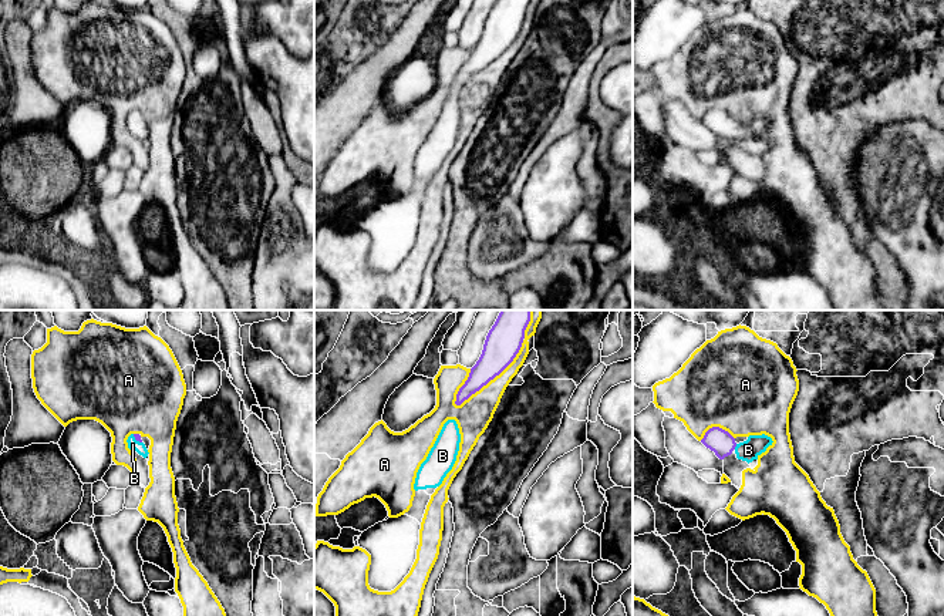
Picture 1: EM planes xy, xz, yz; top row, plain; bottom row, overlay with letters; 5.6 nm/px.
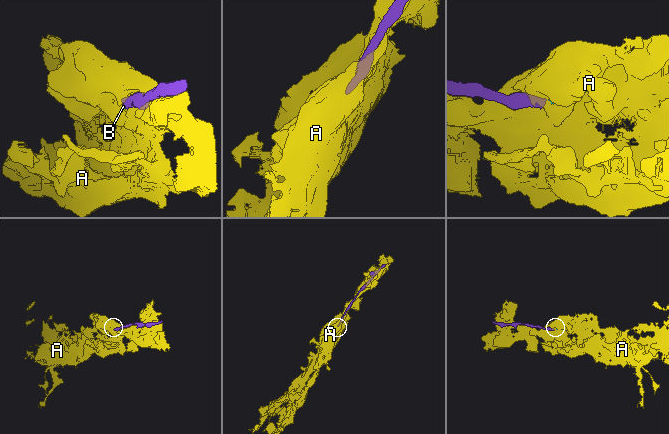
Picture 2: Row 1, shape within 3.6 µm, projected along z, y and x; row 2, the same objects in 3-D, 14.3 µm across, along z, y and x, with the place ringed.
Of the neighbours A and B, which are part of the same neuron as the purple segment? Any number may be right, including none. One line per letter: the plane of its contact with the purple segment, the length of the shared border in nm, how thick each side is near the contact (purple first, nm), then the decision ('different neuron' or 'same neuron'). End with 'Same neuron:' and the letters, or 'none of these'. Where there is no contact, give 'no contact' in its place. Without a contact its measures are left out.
A: xz | 550 nm | 200/190 nm | different neuron
B: yz | 40 nm | 140/120 nm | same neuron
Same neuron: B

